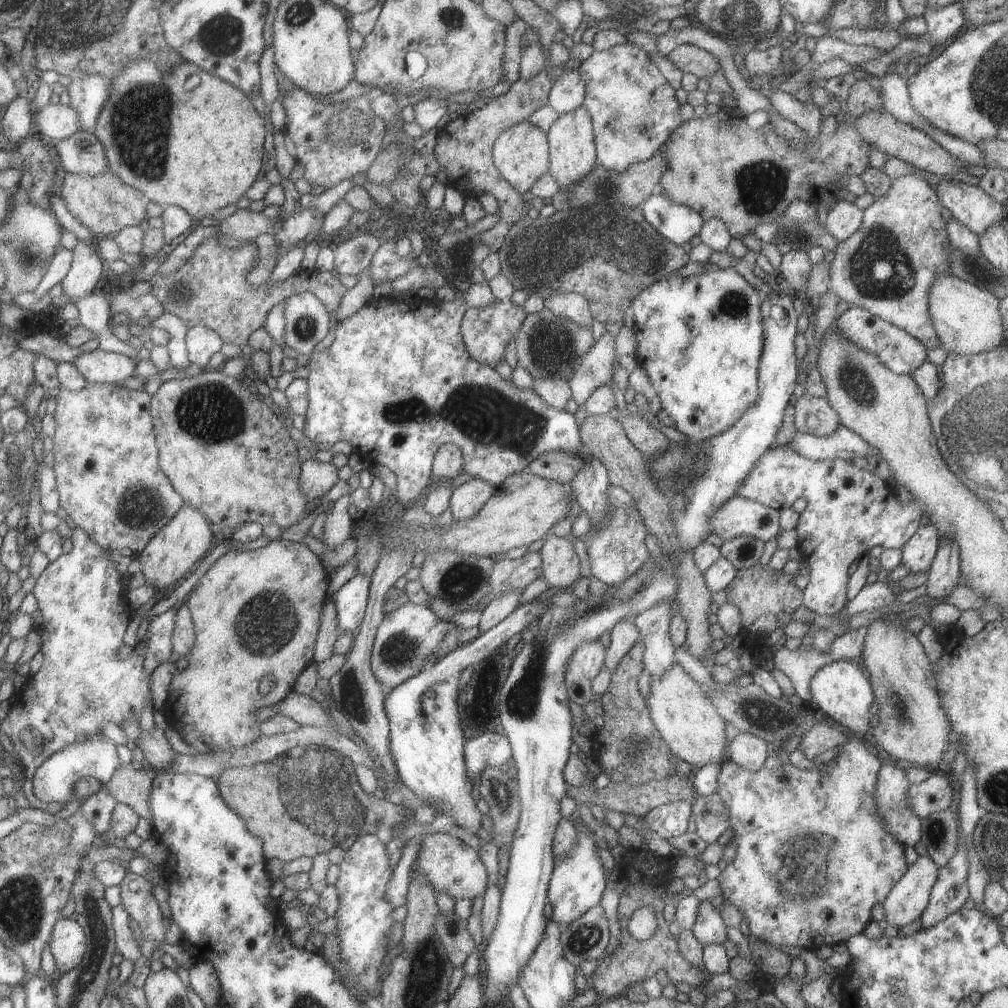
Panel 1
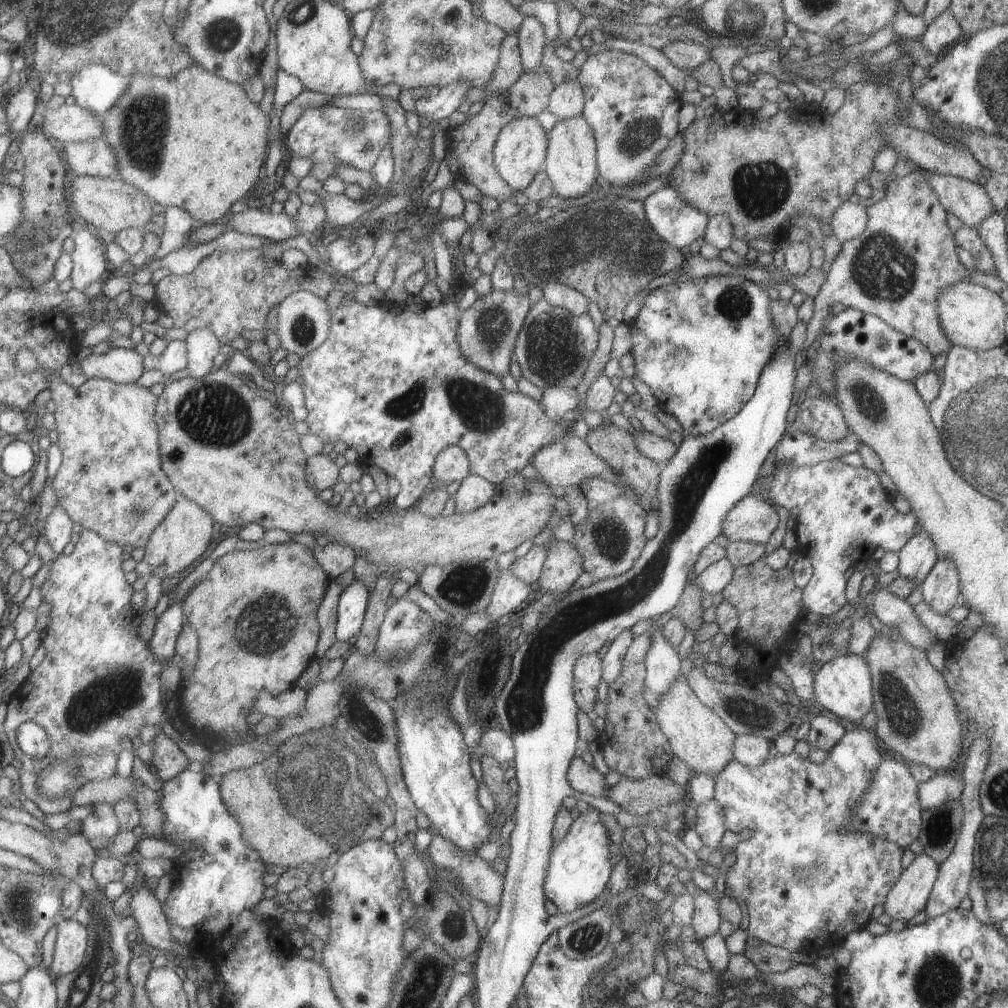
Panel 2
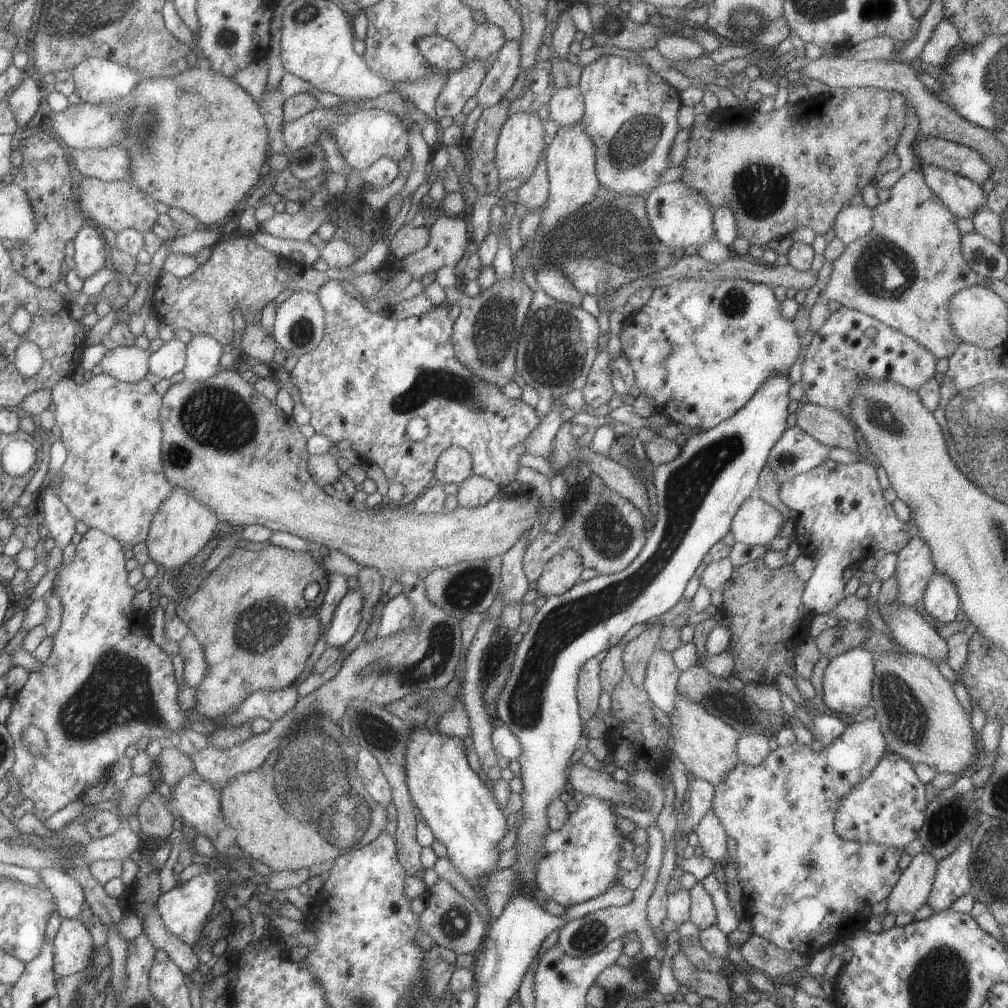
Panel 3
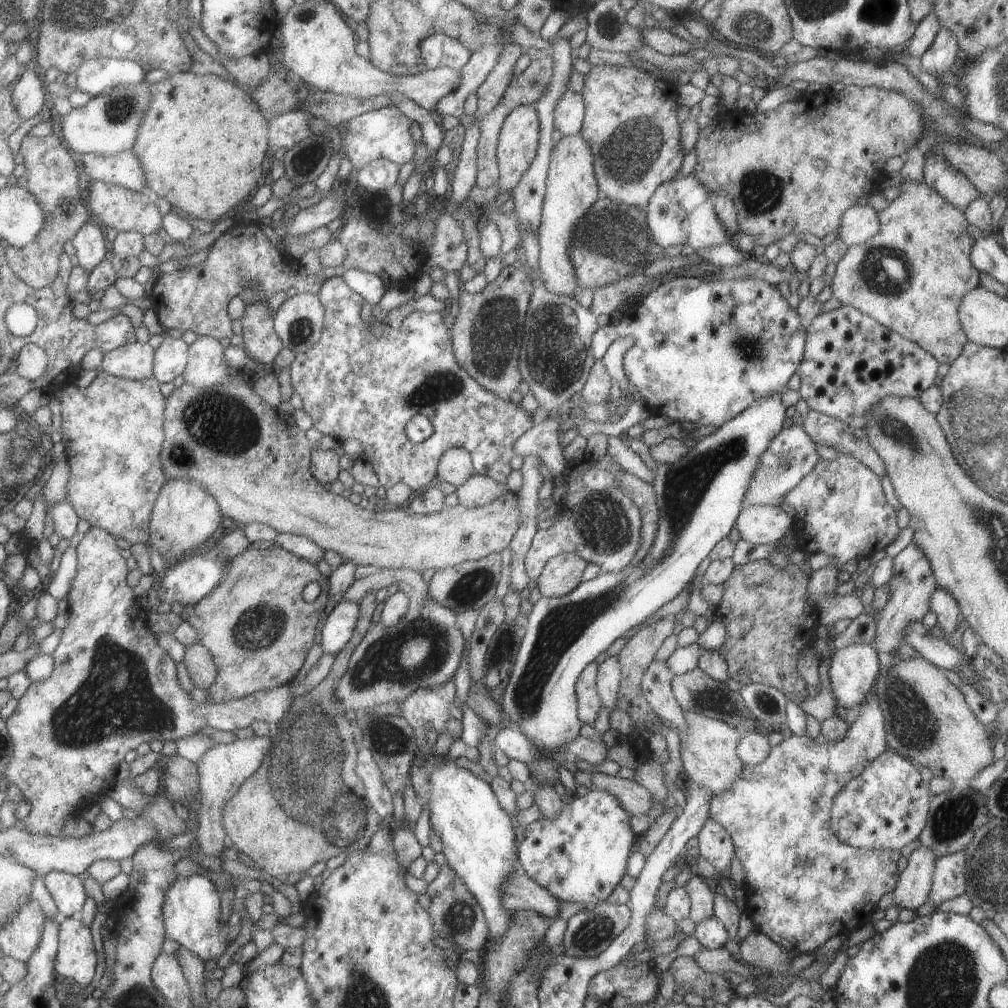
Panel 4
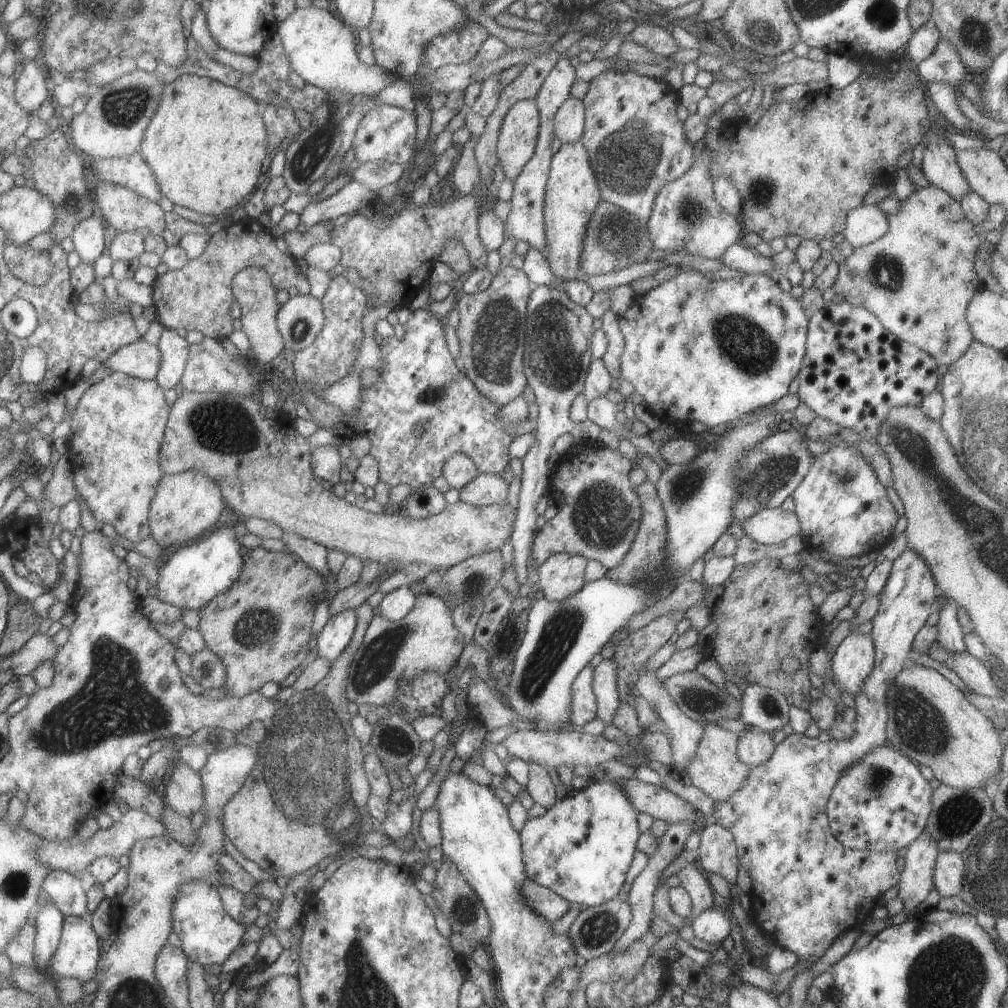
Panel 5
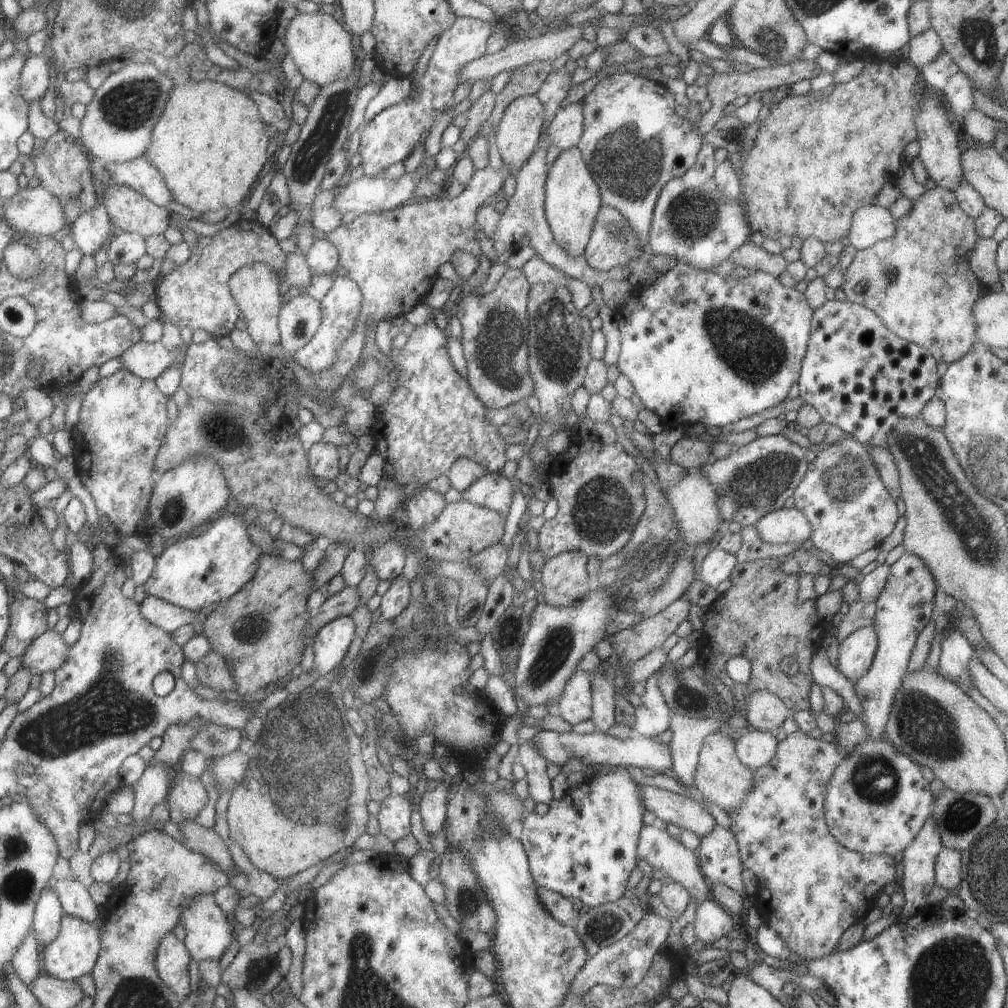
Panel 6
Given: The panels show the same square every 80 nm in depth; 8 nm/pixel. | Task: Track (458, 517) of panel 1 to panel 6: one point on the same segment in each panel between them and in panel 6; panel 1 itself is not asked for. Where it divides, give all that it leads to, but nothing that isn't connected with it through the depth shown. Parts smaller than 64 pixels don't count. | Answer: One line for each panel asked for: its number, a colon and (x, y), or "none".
2: (473, 491)
3: (474, 491)
4: (477, 490)
5: (485, 489)
6: (493, 491)

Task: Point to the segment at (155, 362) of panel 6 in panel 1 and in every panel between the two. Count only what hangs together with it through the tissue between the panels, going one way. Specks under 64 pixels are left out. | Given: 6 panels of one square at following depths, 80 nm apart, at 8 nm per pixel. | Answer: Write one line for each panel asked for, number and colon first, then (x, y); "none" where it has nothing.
1: (97, 366)
2: (119, 365)
3: (129, 364)
4: (133, 361)
5: (139, 359)

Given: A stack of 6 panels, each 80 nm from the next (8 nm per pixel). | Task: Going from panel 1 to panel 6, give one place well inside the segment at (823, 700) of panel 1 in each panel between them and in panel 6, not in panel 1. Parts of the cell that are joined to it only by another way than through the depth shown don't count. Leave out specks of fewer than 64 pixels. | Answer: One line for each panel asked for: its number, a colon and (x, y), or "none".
2: (842, 686)
3: (847, 682)
4: (854, 669)
5: (852, 661)
6: (855, 653)

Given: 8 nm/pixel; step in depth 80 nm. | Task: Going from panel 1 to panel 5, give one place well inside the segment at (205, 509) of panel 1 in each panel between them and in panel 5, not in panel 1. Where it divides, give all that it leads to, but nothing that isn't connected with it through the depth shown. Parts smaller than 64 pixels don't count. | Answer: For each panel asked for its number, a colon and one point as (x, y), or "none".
2: (237, 456)
3: (248, 464)
4: (256, 465)
5: (262, 468)

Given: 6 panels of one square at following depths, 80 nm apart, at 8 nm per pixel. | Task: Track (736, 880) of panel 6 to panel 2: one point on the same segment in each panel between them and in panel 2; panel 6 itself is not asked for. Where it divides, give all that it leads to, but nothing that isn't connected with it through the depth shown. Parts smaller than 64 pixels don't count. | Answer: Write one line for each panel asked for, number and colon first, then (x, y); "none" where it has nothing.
2: (709, 824)
3: (712, 839)
4: (715, 846)
5: (716, 851)

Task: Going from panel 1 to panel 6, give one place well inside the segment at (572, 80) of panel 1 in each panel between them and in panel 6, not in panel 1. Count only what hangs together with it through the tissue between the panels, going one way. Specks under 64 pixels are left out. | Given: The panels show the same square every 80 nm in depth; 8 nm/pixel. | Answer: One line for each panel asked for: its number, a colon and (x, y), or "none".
2: (566, 99)
3: (566, 106)
4: (568, 112)
5: (568, 121)
6: (564, 131)

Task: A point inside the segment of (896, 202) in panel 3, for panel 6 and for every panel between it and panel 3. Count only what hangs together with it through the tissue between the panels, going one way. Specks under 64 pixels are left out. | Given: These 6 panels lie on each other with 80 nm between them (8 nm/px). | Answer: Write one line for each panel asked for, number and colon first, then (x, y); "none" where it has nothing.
4: (910, 277)
5: (917, 278)
6: (918, 282)

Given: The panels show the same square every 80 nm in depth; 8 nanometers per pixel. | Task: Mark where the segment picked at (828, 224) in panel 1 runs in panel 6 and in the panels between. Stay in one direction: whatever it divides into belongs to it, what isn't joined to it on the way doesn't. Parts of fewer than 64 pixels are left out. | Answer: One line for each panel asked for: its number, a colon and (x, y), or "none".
2: (849, 219)
3: (852, 222)
4: (859, 223)
5: (865, 223)
6: (868, 224)

